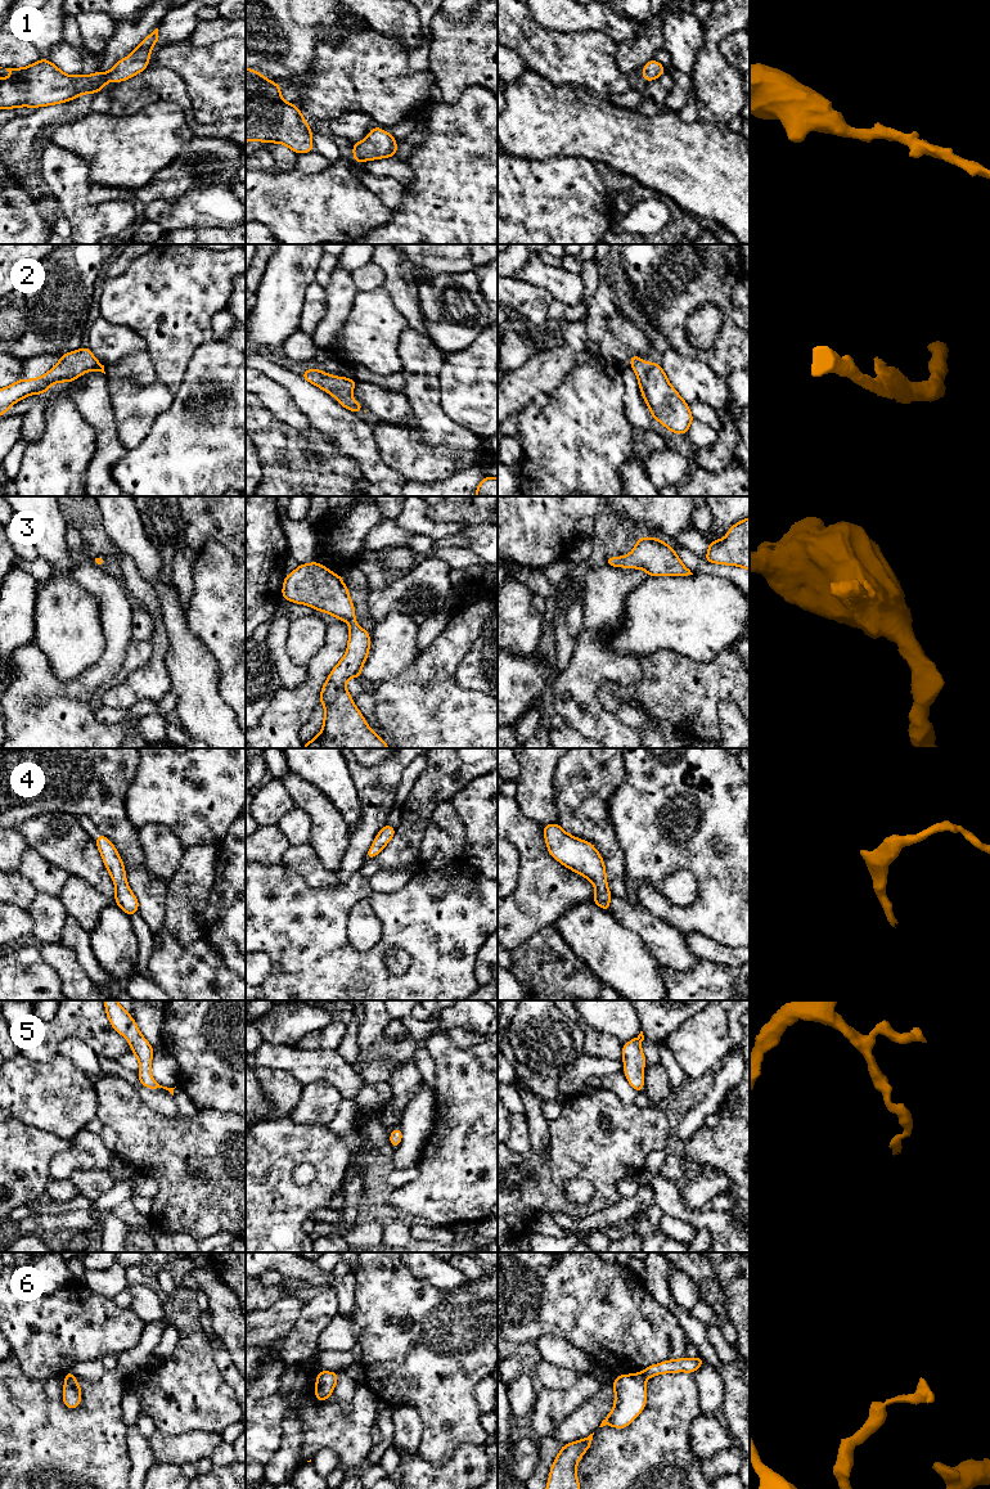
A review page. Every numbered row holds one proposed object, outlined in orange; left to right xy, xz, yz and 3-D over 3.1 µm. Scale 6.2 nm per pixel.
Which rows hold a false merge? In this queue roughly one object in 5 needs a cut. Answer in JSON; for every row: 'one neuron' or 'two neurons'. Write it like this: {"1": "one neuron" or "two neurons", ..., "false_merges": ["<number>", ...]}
{"1": "one neuron", "2": "one neuron", "3": "one neuron", "4": "one neuron", "5": "one neuron", "6": "one neuron", "false_merges": []}

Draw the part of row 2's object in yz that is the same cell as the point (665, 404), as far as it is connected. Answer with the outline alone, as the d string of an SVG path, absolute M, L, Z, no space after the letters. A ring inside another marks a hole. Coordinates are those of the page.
M630 355L630 366L634 369L643 400L647 402L654 419L672 433L685 435L693 415L687 404L670 384L658 363L644 363L636 355Z

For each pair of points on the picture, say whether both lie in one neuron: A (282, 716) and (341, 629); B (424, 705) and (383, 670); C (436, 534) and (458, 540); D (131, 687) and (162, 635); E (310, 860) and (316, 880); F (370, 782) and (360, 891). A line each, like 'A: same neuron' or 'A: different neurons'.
A: same neuron
B: different neurons
C: different neurons
D: same neuron
E: same neuron
F: different neurons

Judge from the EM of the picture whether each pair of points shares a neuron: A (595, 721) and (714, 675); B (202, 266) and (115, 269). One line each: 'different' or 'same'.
A: different
B: different

